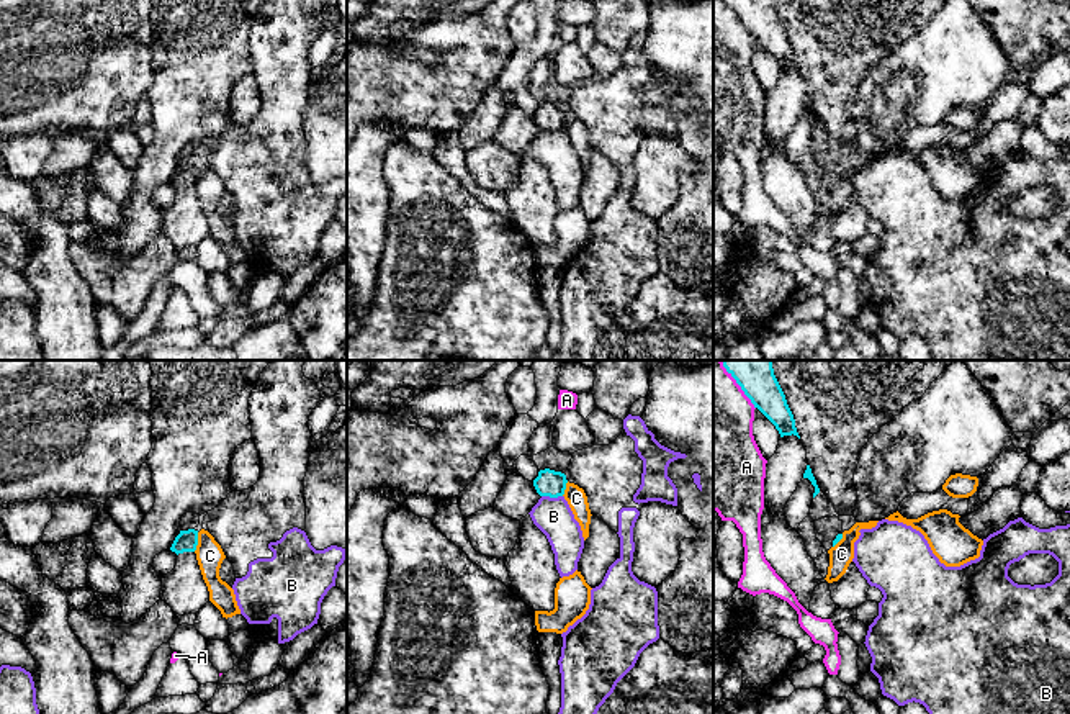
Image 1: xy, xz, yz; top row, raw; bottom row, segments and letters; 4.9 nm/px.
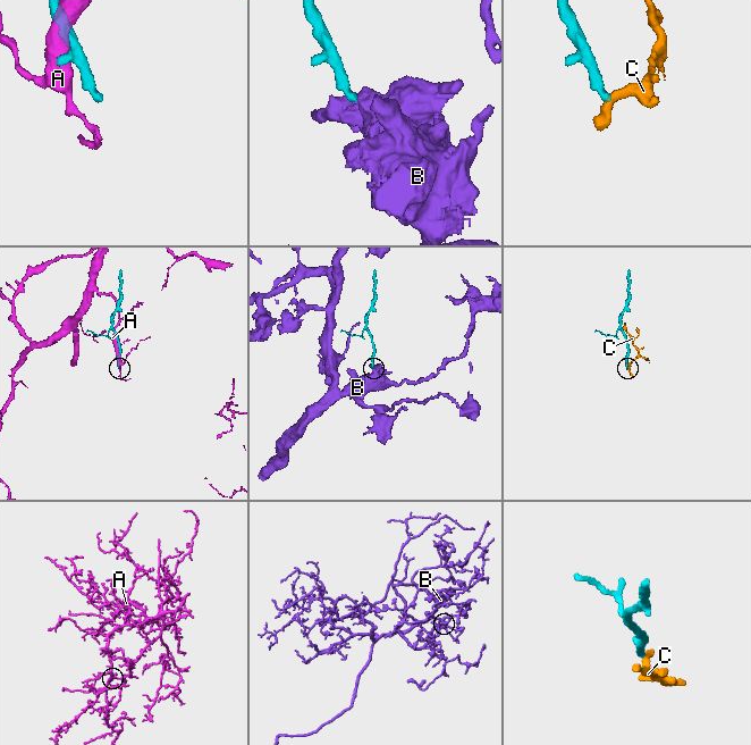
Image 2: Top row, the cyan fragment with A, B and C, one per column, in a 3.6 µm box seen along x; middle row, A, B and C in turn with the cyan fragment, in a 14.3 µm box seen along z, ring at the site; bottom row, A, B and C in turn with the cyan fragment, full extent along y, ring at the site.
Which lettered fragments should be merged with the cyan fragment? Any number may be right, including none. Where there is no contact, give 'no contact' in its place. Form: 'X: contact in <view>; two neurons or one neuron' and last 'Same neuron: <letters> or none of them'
A: contact in yz; two neurons
B: contact in xz; two neurons
C: contact in xy; two neurons
Same neuron: none of them

